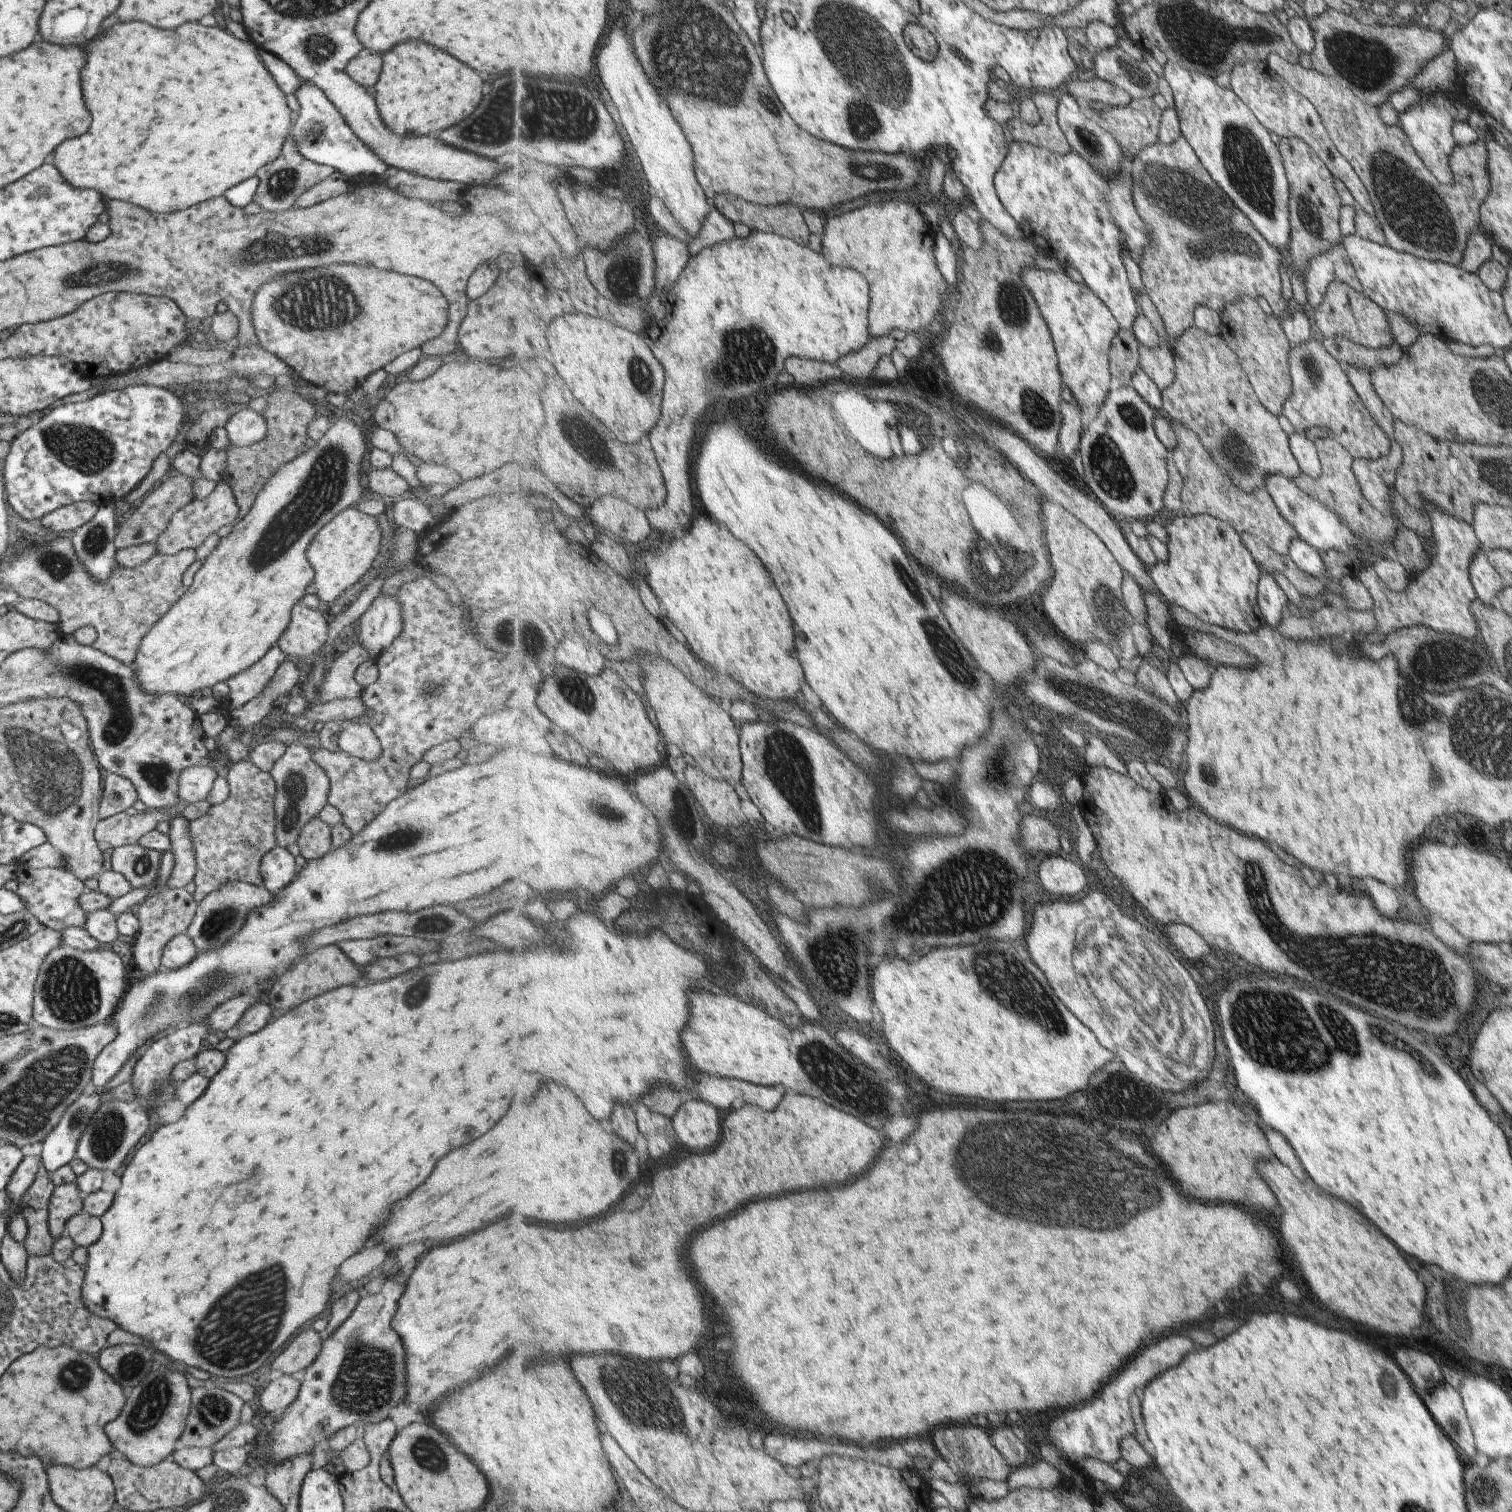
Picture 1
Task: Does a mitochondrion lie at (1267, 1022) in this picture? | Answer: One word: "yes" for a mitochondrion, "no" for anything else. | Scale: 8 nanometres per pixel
yes

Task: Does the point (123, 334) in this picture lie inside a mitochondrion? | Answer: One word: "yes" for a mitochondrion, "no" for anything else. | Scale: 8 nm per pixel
no

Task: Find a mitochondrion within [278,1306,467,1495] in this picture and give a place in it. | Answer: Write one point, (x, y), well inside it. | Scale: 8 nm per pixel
(424, 1450)

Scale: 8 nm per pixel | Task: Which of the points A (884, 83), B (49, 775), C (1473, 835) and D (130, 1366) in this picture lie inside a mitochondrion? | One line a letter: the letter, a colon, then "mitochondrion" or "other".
A: mitochondrion
B: mitochondrion
C: other
D: mitochondrion

